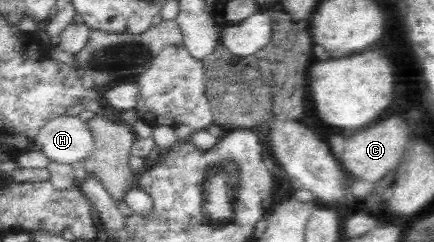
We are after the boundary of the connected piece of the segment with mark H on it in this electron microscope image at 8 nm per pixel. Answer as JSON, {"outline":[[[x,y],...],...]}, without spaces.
{"outline":[[[64,114],[49,119],[40,128],[34,148],[52,161],[73,164],[90,155],[94,141],[84,120]]]}

